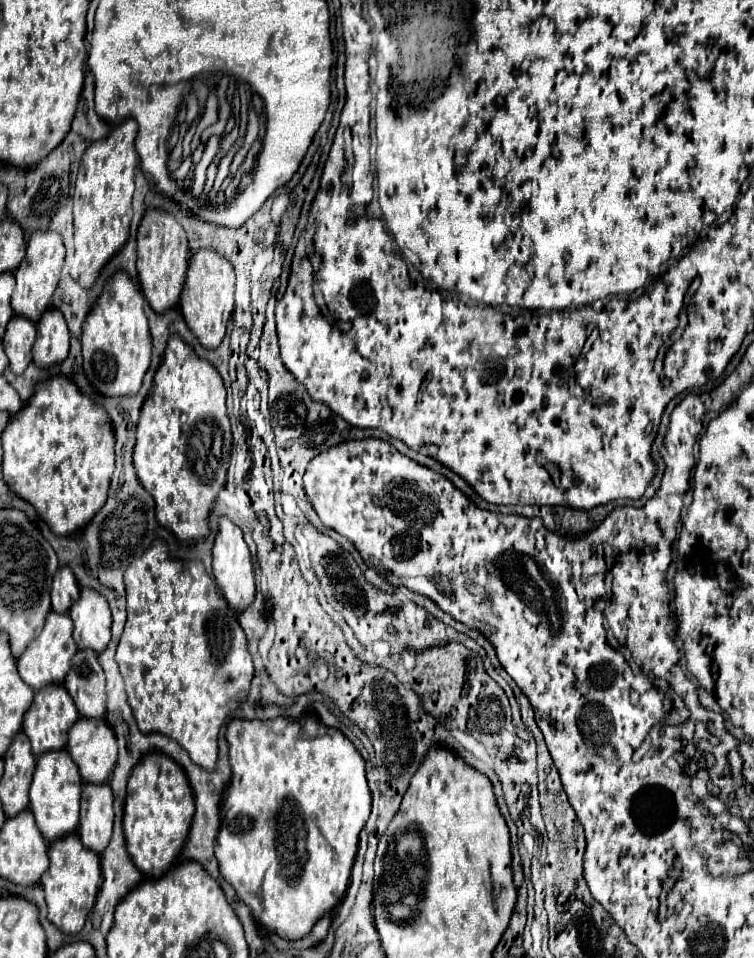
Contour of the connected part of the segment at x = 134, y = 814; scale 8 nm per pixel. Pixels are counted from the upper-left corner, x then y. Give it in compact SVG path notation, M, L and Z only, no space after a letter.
M154 752L136 764L128 778L128 794L124 804L124 836L126 848L140 872L160 878L186 844L194 818L194 796L186 772L170 756Z

